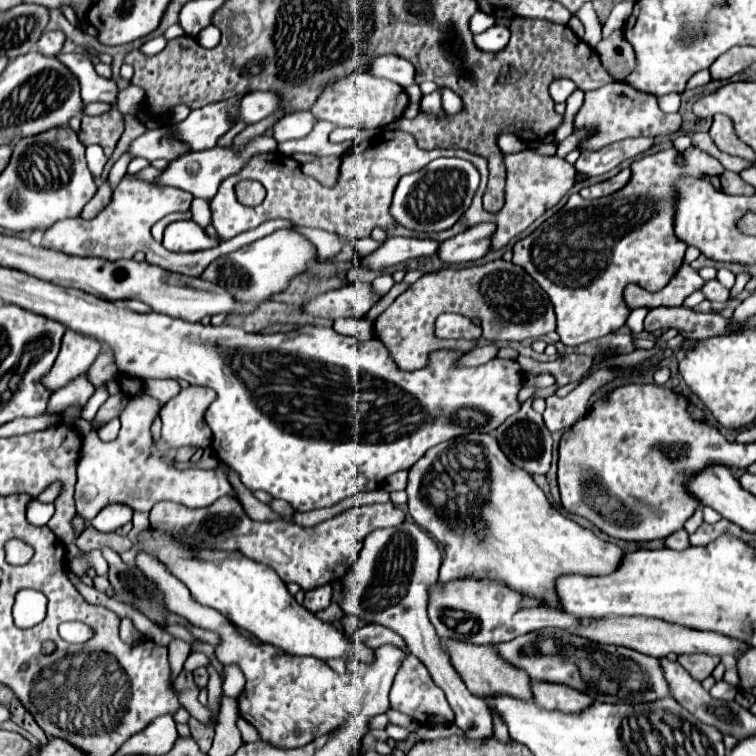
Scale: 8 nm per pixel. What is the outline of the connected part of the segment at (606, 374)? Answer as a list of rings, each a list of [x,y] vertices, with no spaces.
[[[598,368],[594,370],[582,384],[578,384],[568,396],[558,398],[550,396],[546,400],[546,412],[544,412],[544,422],[550,432],[566,430],[574,426],[584,414],[586,414],[586,404],[590,396],[604,384],[614,380],[614,370],[612,368]]]

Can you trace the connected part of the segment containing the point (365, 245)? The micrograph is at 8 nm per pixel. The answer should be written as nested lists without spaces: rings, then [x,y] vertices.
[[[362,238],[362,240],[352,240],[352,246],[350,248],[358,250],[362,254],[372,254],[374,250],[378,250],[378,244],[382,246],[382,242],[374,240],[374,238]]]

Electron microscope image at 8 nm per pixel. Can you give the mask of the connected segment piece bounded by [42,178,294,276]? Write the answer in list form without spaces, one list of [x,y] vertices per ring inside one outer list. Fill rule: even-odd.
[[[122,178],[120,184],[114,188],[110,204],[96,218],[92,218],[92,220],[84,220],[84,218],[58,220],[54,226],[44,232],[42,246],[66,252],[70,256],[96,256],[96,258],[104,258],[104,260],[132,258],[138,250],[142,250],[146,254],[146,262],[150,262],[150,264],[162,266],[164,270],[178,272],[184,276],[202,276],[202,270],[206,270],[206,266],[210,262],[214,262],[216,258],[226,256],[262,236],[268,236],[274,230],[294,228],[292,222],[270,220],[254,230],[242,232],[230,240],[223,241],[220,246],[212,249],[190,253],[168,252],[162,244],[156,244],[156,240],[150,234],[150,228],[170,212],[186,212],[190,208],[190,204],[192,204],[192,196],[186,194],[184,190],[178,190],[172,186],[154,186],[154,182],[146,182],[140,178]]]

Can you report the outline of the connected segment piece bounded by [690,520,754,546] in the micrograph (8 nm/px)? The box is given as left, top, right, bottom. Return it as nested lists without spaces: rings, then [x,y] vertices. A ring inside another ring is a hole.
[[[720,520],[716,524],[702,524],[694,534],[690,534],[690,546],[706,546],[708,542],[712,542],[714,538],[718,538],[724,532],[730,532],[730,534],[742,538],[744,542],[754,544],[754,536],[752,534],[740,530],[736,524],[732,524],[728,520]]]

